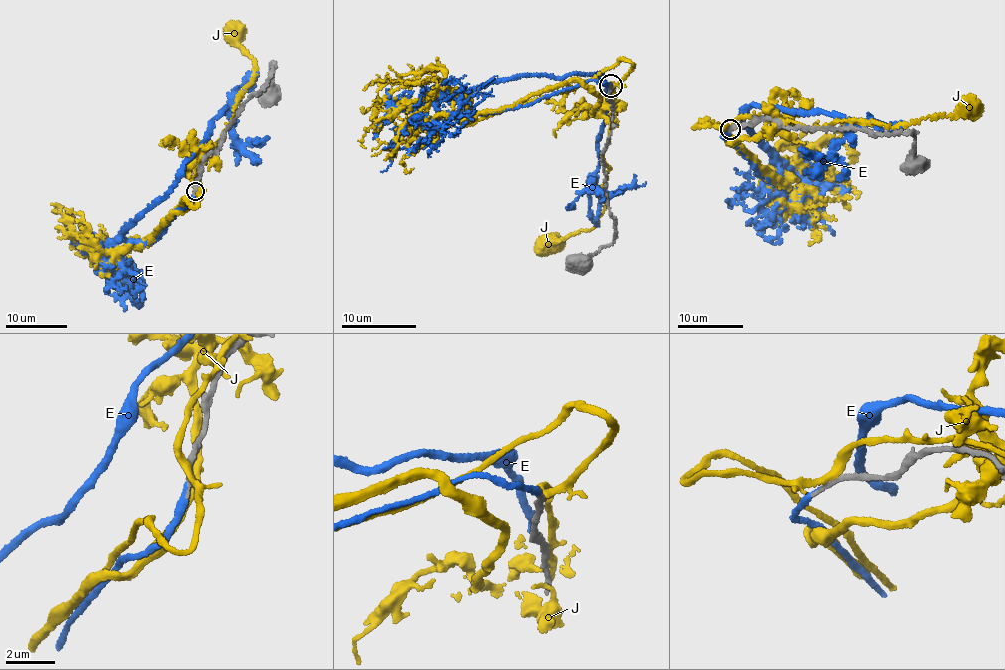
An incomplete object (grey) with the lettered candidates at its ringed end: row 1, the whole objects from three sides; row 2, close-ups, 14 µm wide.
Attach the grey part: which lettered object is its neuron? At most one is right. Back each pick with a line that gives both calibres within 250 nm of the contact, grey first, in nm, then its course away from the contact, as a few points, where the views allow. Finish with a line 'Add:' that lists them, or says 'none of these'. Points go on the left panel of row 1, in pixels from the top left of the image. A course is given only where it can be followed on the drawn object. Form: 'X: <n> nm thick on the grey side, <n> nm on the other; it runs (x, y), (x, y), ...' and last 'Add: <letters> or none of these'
E: 200 nm thick on the grey side, 240 nm on the other; it runs (196, 190), (145, 244), (122, 236), (167, 192), (227, 106), (241, 143), (266, 137)
Add: E

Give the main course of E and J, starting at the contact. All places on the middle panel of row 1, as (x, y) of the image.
E: (612, 86), (470, 105), (483, 84), (596, 74), (606, 123), (588, 181), (607, 196), (645, 182)
J: (611, 87), (614, 85), (614, 105), (602, 157), (608, 171), (601, 191), (605, 209), (589, 229), (548, 244)

